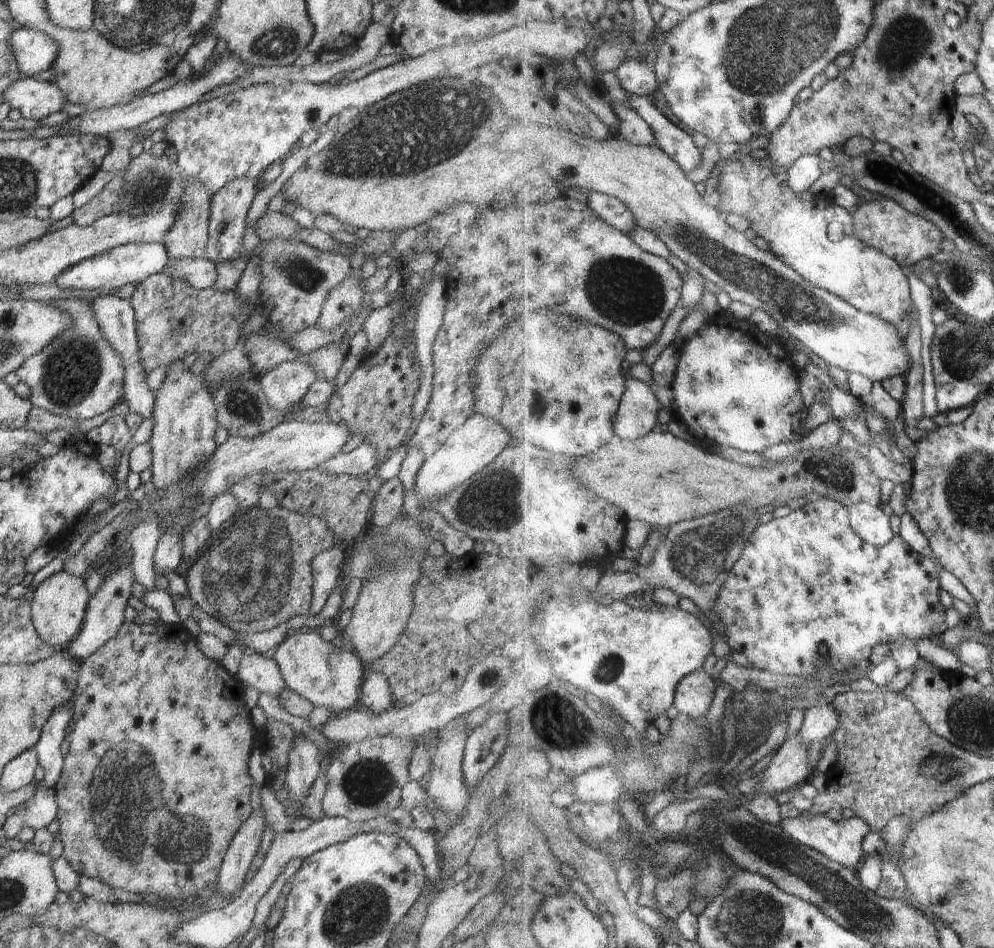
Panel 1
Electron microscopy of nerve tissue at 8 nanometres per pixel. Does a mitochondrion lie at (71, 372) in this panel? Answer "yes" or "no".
yes

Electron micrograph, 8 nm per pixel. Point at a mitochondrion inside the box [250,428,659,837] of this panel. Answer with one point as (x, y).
(496, 502)

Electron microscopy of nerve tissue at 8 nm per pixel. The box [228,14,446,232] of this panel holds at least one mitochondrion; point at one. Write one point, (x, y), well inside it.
(277, 41)

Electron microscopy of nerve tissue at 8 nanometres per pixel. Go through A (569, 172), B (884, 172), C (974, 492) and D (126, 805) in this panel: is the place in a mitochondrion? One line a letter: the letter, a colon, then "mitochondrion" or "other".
A: other
B: mitochondrion
C: mitochondrion
D: mitochondrion

